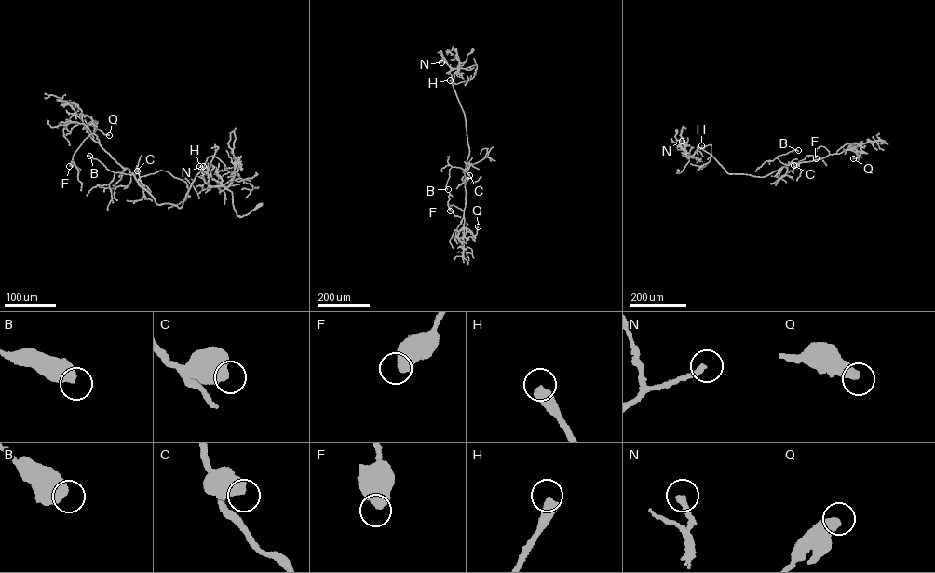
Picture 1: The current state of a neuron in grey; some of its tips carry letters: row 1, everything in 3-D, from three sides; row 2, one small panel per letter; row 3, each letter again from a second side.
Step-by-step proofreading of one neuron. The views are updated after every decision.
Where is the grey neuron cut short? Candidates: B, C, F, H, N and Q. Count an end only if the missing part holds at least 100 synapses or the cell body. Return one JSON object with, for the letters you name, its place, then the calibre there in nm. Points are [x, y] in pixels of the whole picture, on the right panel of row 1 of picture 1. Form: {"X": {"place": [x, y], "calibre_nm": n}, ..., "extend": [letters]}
{"H": {"place": [701, 145], "calibre_nm": 500}, "extend": ["H"]}

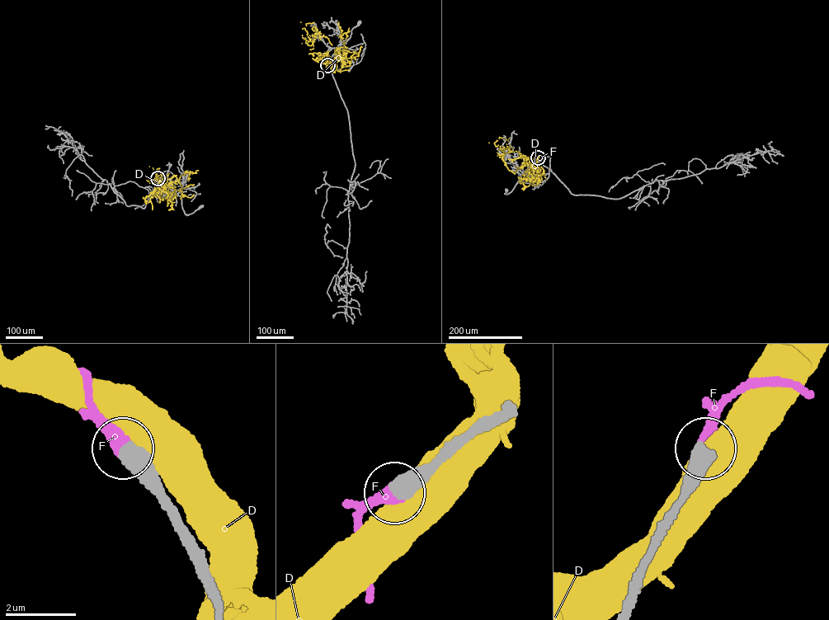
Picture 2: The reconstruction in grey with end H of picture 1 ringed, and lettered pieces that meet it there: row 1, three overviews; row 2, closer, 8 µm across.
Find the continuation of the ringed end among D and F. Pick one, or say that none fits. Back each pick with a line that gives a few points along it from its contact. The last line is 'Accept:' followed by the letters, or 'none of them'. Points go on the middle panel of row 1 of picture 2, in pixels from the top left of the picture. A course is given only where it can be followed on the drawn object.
Accept: F

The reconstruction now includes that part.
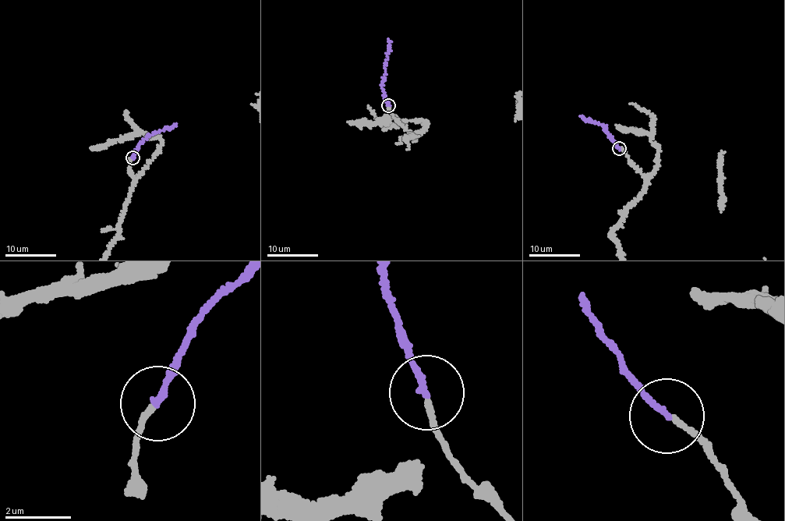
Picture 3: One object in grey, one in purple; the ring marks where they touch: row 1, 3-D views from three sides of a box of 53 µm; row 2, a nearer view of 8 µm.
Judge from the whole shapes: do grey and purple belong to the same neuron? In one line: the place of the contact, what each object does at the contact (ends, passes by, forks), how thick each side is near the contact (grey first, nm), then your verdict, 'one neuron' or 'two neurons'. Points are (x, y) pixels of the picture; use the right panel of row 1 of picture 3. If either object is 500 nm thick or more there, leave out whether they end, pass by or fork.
at (619, 148); grey ends there; purple ends there; 160 nm thick on the grey side, 180 nm on the other; one neuron

